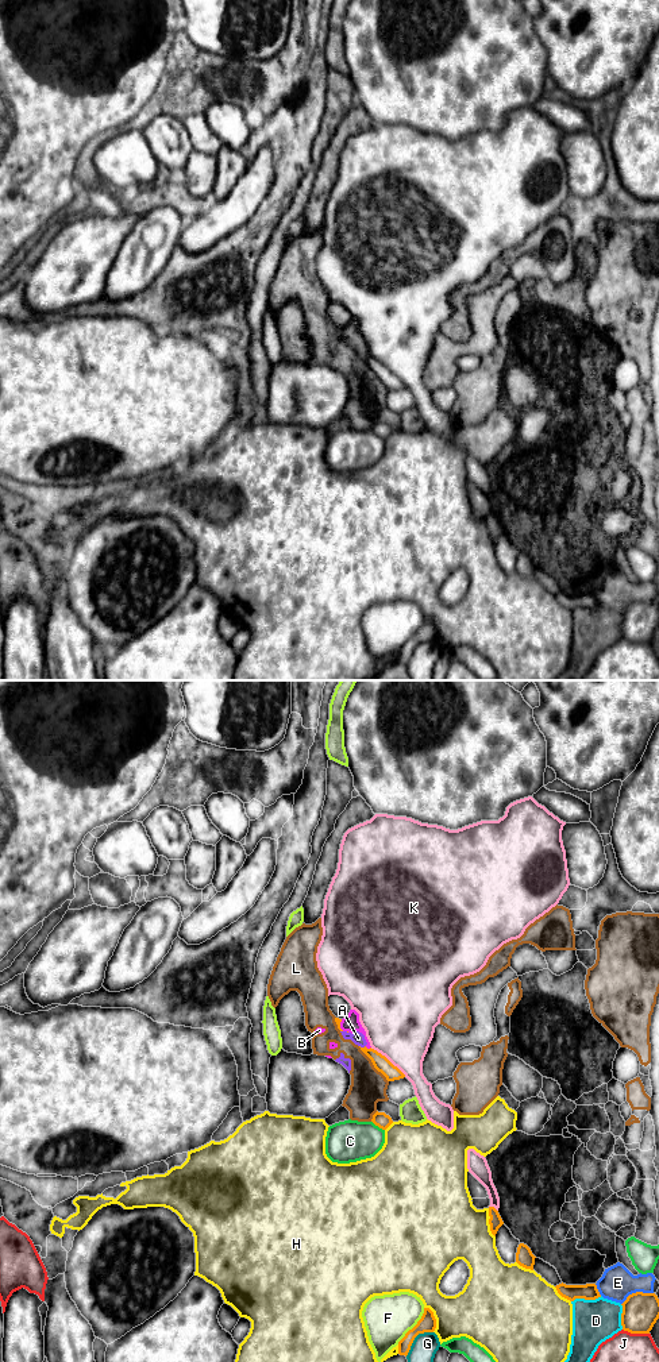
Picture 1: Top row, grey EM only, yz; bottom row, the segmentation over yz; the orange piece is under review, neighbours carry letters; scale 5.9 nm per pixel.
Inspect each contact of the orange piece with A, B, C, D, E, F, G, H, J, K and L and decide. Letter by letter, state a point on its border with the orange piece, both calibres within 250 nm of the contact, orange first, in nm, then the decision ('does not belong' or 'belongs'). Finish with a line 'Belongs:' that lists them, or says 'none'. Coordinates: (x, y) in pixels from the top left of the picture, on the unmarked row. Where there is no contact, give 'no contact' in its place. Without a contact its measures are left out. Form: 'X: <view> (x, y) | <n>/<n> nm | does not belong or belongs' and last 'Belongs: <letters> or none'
A: yz (362, 357) | 90/80 nm | does not belong
B: yz (366, 357) | 90/100 nm | does not belong
C: yz (378, 435) | 90/260 nm | does not belong
D: yz (586, 608) | 100/260 nm | does not belong
E: yz (636, 601) | 220/200 nm | does not belong
F: yz (415, 635) | 100/280 nm | does not belong
G: yz (415, 645) | 100/160 nm | does not belong
H: yz (489, 532) | 80/400 nm | does not belong
J: yz (636, 641) | 220/420 nm | does not belong
K: yz (386, 367) | 90/420 nm | does not belong
L: yz (373, 373) | 90/220 nm | does not belong
Belongs: none

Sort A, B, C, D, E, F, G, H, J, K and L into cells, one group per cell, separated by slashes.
A B D E F L / C / G / H / J / K

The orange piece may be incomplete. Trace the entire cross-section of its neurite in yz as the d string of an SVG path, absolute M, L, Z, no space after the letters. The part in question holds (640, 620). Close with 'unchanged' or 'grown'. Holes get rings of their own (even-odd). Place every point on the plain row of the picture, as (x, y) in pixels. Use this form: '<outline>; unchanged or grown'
M632 602L621 614L621 634L631 643L650 643L659 628L659 607L655 602Z; unchanged

